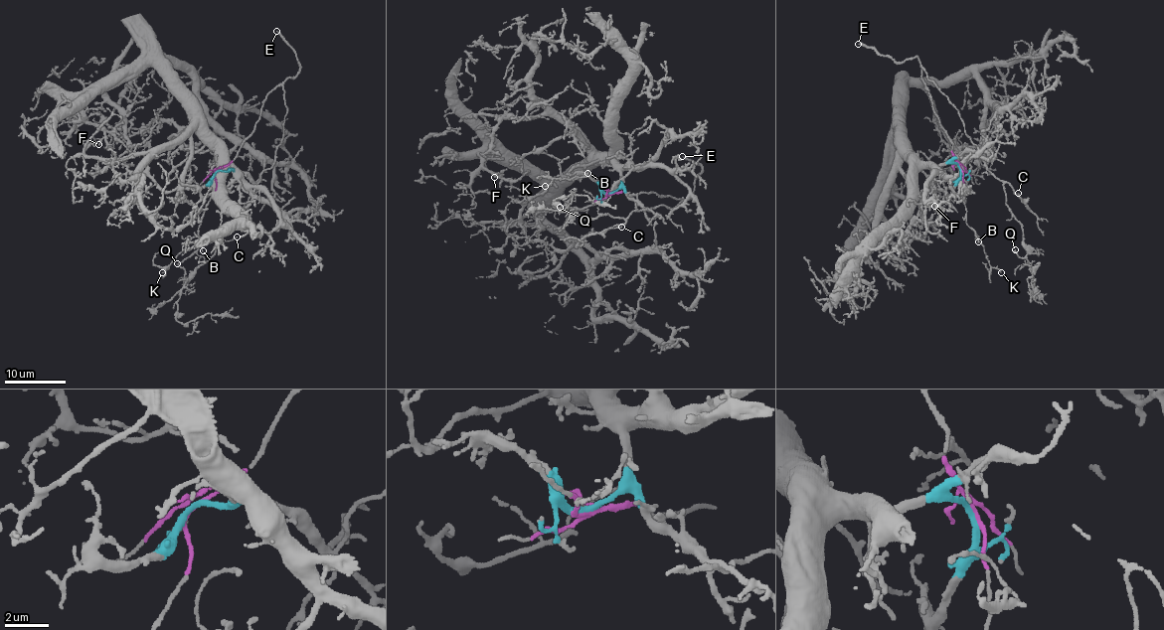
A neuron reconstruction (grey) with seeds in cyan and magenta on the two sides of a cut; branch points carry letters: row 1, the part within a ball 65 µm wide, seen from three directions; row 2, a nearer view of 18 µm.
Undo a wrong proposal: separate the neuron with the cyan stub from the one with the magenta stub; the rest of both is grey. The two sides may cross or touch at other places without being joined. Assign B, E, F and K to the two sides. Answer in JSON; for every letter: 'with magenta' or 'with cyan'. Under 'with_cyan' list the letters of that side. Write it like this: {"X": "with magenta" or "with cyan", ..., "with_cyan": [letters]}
{"B": "with magenta", "E": "with magenta", "F": "with cyan", "K": "with magenta", "with_cyan": ["F"]}

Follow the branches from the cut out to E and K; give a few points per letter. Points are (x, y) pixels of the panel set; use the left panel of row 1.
E: (217, 171), (234, 160), (271, 91), (289, 78), (296, 78), (299, 65), (295, 54), (276, 31)
K: (217, 171), (216, 191), (204, 211), (197, 236), (161, 272)

